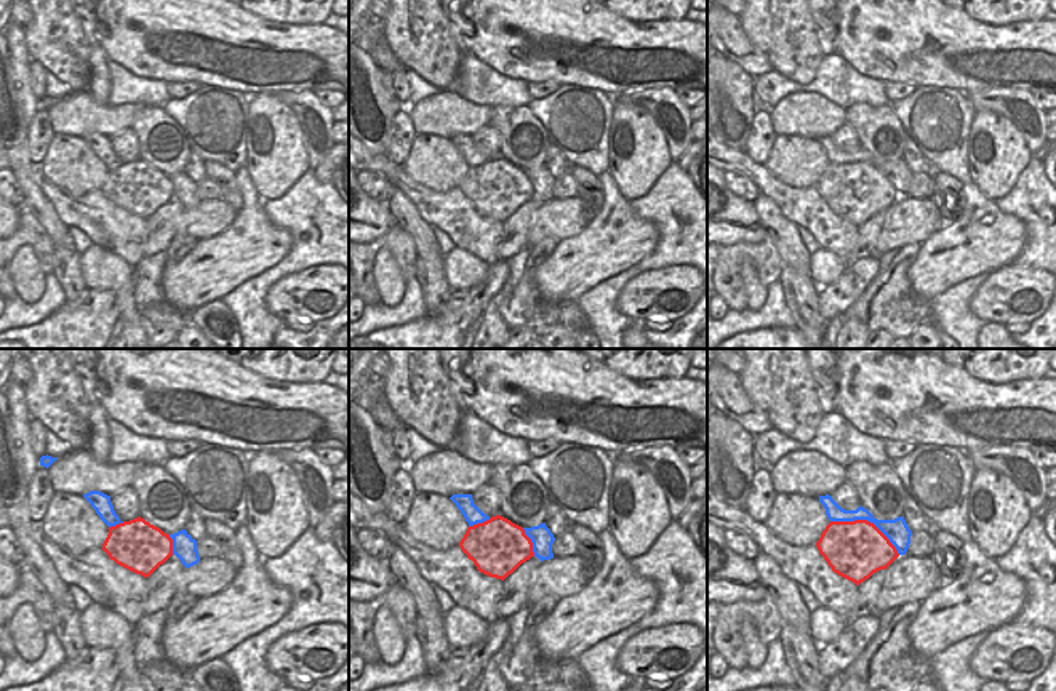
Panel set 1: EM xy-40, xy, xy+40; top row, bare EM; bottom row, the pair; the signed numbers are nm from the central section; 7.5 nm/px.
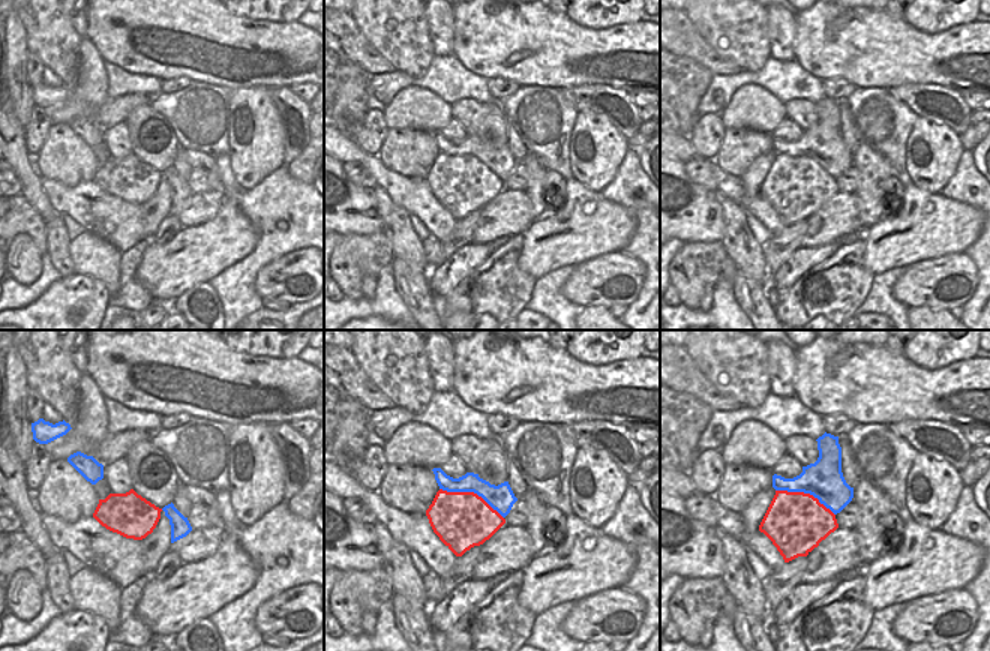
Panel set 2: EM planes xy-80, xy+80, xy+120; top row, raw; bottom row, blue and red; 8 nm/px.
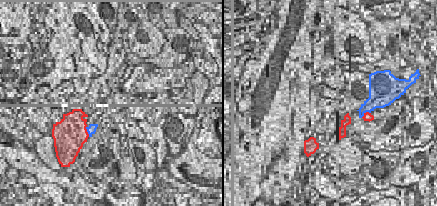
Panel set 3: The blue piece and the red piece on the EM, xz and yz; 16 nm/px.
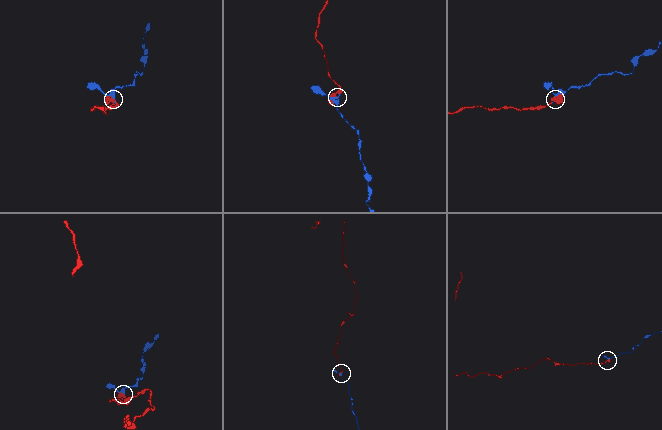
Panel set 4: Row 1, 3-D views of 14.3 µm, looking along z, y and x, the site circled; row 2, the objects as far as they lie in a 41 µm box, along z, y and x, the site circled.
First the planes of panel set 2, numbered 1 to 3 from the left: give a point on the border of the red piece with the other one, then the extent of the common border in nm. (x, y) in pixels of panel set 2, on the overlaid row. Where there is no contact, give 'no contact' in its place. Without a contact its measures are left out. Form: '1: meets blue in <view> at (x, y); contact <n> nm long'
1: no contact
2: meets blue in xy+80 at (471, 491); contact 550 nm long
3: meets blue in xy+120 at (806, 492); contact 500 nm long

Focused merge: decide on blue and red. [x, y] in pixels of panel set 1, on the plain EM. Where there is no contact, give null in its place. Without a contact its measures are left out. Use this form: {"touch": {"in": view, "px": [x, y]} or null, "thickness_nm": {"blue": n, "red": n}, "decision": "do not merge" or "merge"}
{"touch": {"in": "xy+40", "px": [868, 162]}, "thickness_nm": {"blue": 170, "red": 440}, "decision": "merge"}

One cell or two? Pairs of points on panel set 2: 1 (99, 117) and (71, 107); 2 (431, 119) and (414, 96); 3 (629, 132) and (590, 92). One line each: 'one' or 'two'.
1: one
2: one
3: one

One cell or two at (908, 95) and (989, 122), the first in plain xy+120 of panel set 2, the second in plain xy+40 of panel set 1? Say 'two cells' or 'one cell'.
two cells

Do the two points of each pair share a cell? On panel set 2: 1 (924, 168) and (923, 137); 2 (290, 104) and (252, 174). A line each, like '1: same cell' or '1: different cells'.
1: same cell
2: different cells

